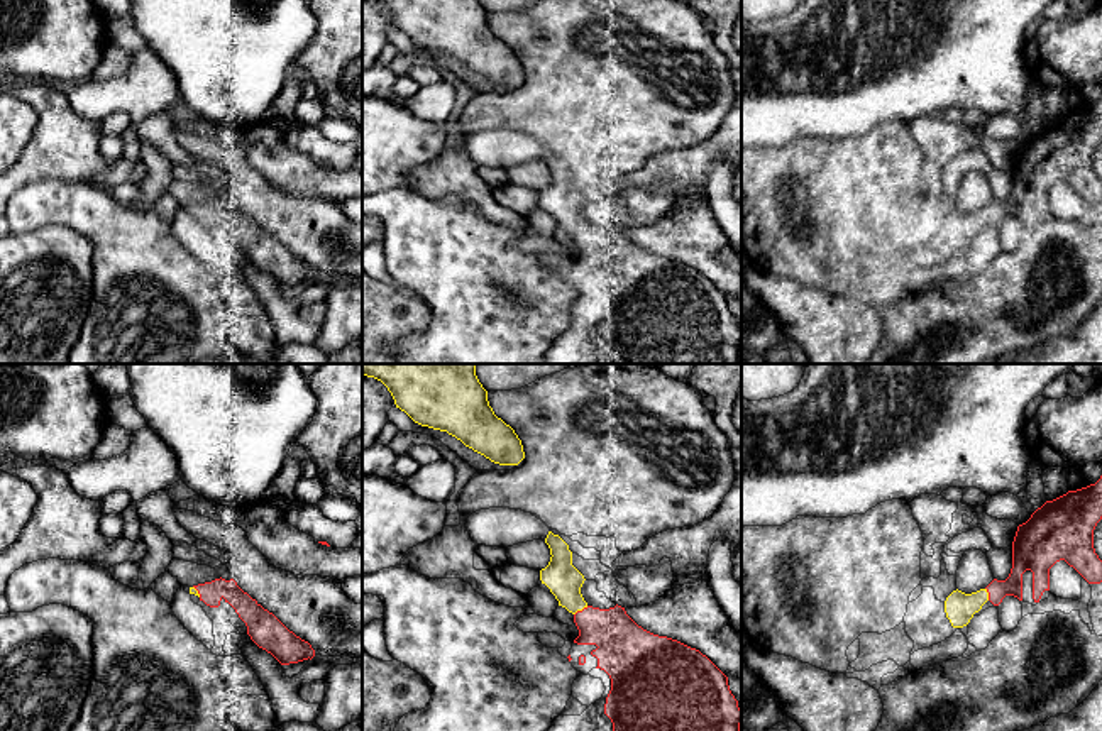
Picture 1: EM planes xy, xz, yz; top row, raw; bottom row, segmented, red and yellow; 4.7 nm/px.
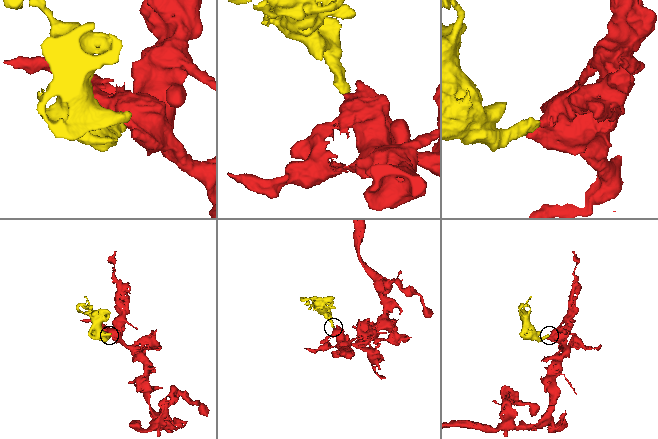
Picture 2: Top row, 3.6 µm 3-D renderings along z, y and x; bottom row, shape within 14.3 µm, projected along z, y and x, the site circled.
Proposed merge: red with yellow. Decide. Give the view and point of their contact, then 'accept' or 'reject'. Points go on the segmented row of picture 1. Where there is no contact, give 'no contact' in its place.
contact xz (583, 610); accept

